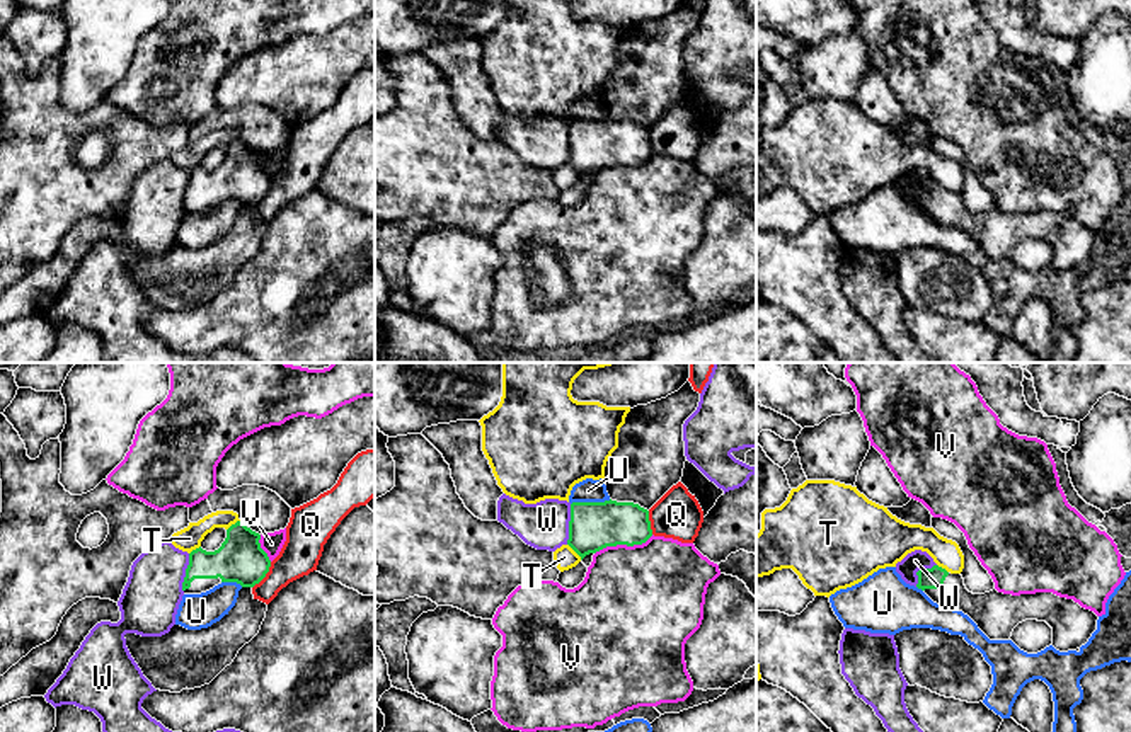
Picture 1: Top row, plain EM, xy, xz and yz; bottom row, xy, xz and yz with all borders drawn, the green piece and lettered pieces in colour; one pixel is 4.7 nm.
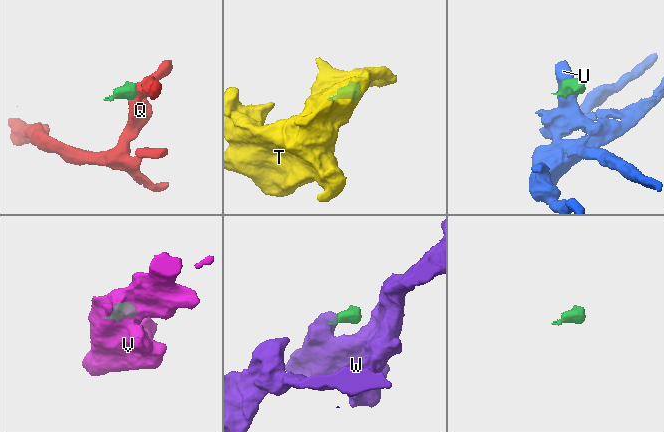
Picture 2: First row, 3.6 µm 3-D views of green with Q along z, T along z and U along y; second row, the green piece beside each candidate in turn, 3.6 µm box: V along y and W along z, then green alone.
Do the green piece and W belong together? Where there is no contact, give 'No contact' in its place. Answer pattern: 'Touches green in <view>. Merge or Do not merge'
Touches green in xz. Do not merge

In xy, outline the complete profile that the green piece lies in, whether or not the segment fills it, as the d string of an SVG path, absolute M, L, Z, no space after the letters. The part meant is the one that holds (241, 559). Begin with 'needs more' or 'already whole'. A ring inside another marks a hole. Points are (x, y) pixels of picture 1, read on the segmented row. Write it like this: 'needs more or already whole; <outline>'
needs more; M237 521L227 529L227 538L215 552L201 546L189 553L182 582L184 594L201 594L221 582L254 587L269 572L271 560L261 548L261 535Z

